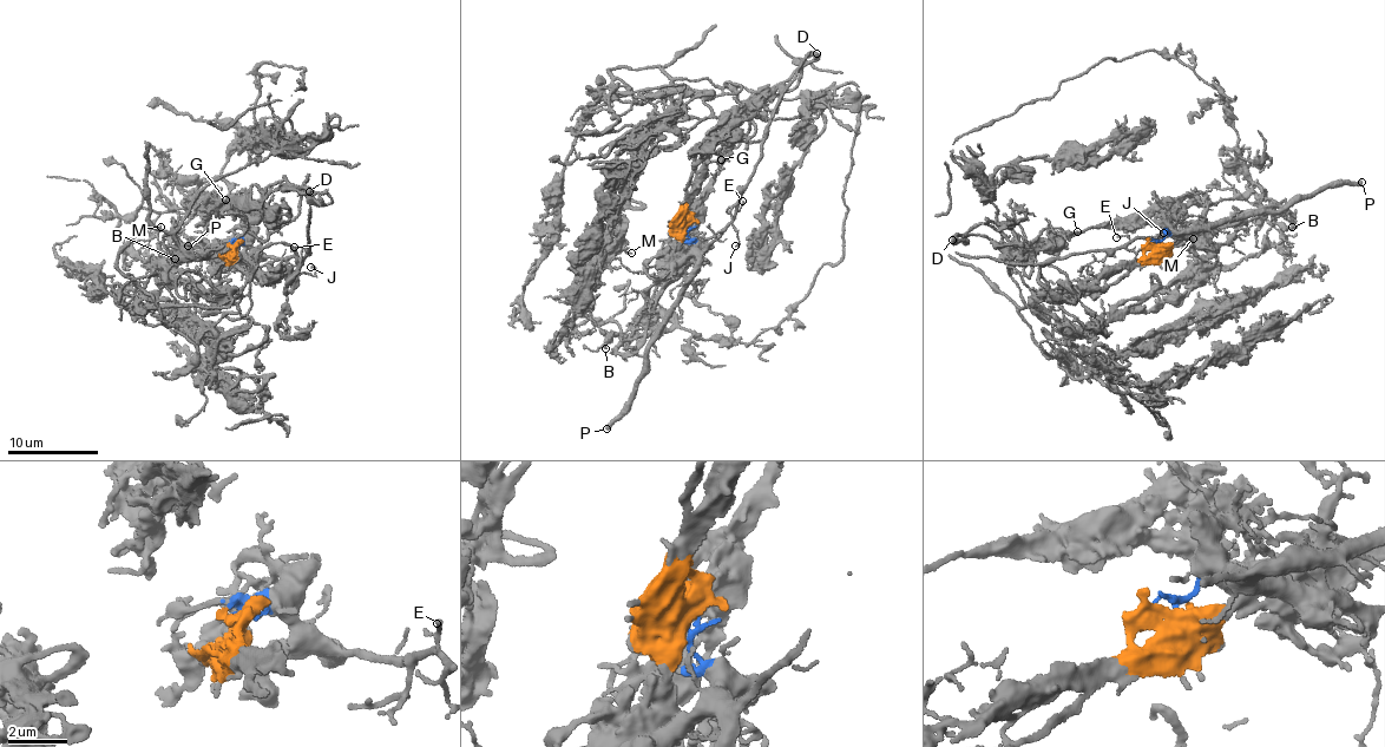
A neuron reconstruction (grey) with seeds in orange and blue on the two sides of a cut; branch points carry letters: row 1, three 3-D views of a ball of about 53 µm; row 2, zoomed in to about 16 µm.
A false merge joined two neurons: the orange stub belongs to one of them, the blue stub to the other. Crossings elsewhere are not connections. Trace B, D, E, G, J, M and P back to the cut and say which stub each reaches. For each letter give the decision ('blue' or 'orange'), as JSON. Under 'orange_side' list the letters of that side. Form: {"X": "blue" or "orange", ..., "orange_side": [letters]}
{"B": "orange", "D": "orange", "E": "blue", "G": "orange", "J": "blue", "M": "orange", "P": "blue", "orange_side": ["B", "D", "G", "M"]}

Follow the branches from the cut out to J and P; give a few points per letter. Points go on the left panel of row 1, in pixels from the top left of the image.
J: (231, 243), (240, 243), (263, 256), (291, 256), (301, 272), (312, 275), (315, 268), (310, 268)
P: (231, 243), (240, 243), (261, 257), (241, 255), (228, 259), (209, 246), (188, 246)

